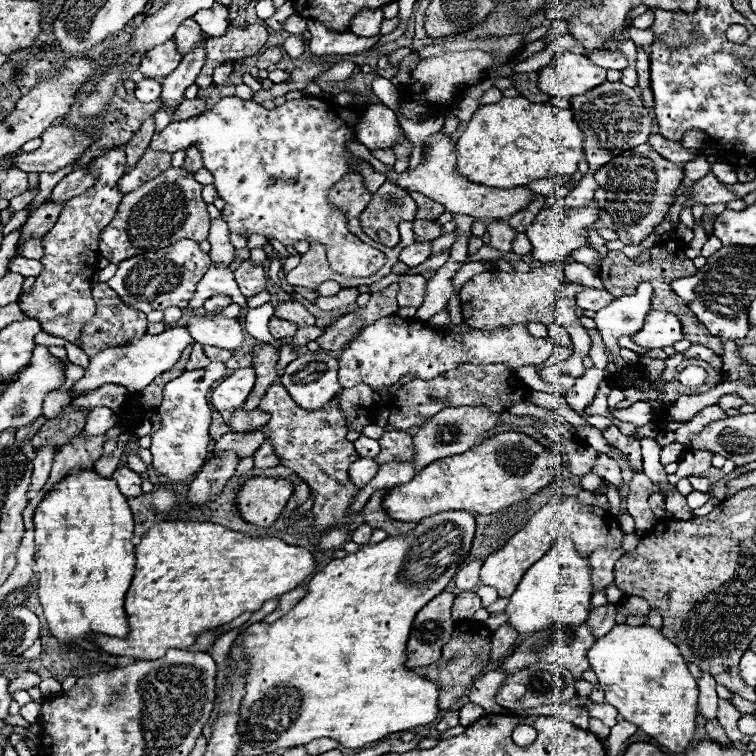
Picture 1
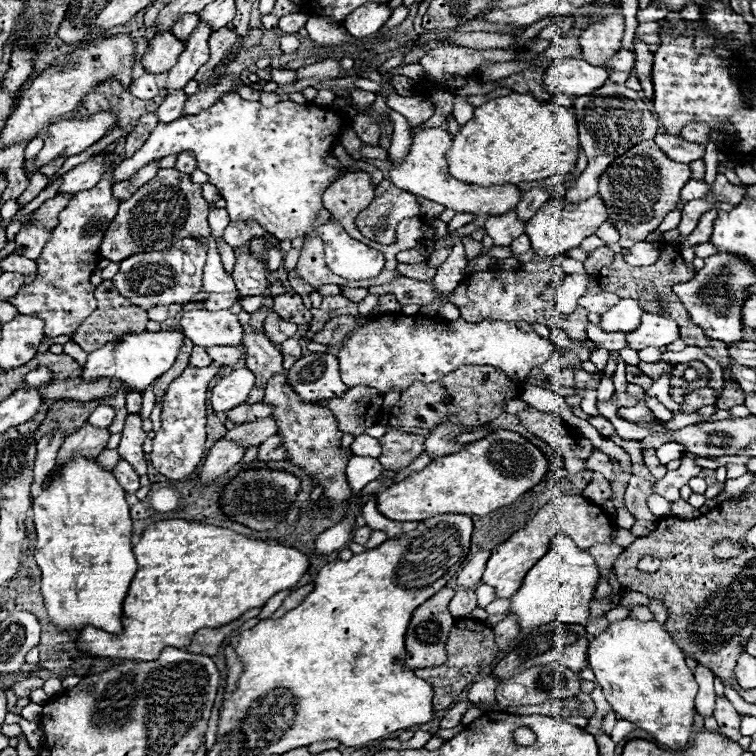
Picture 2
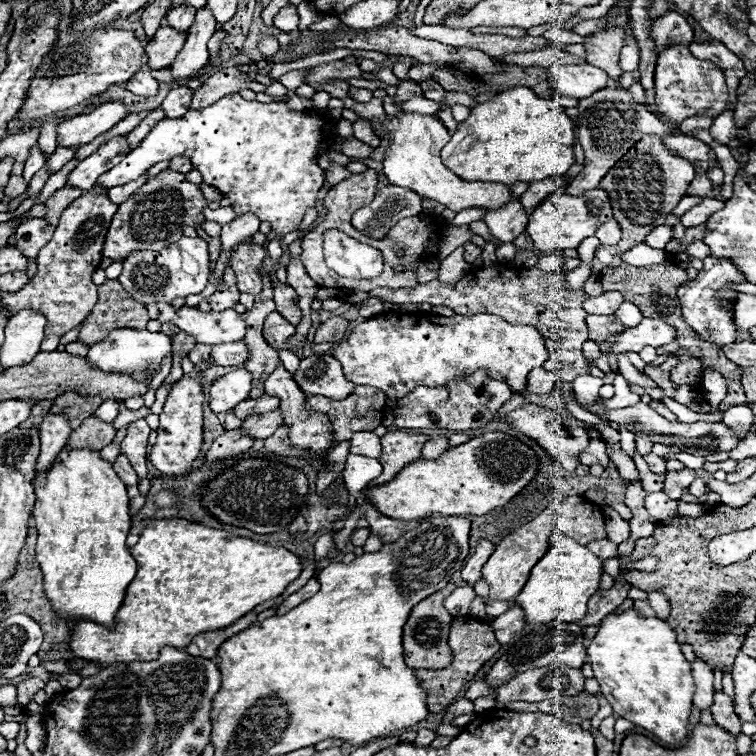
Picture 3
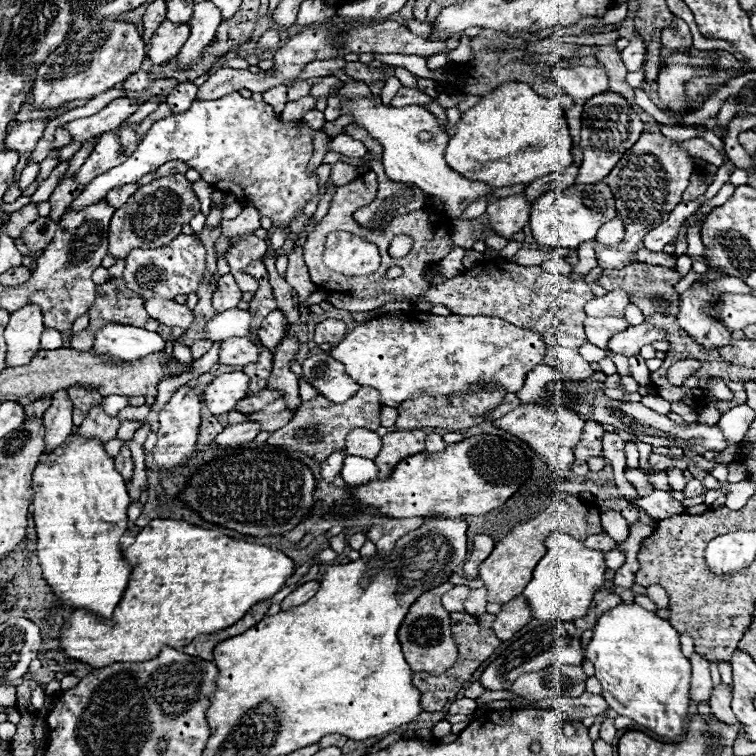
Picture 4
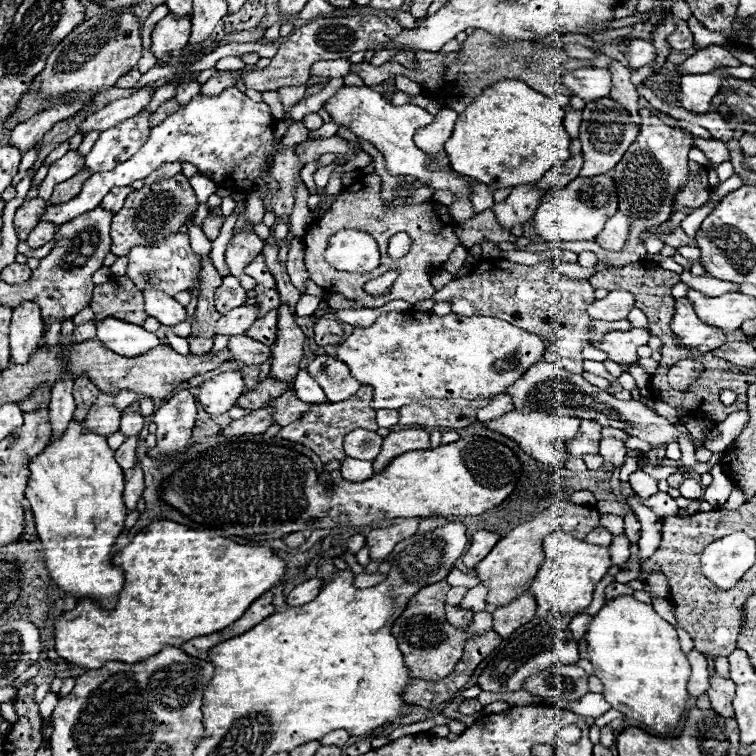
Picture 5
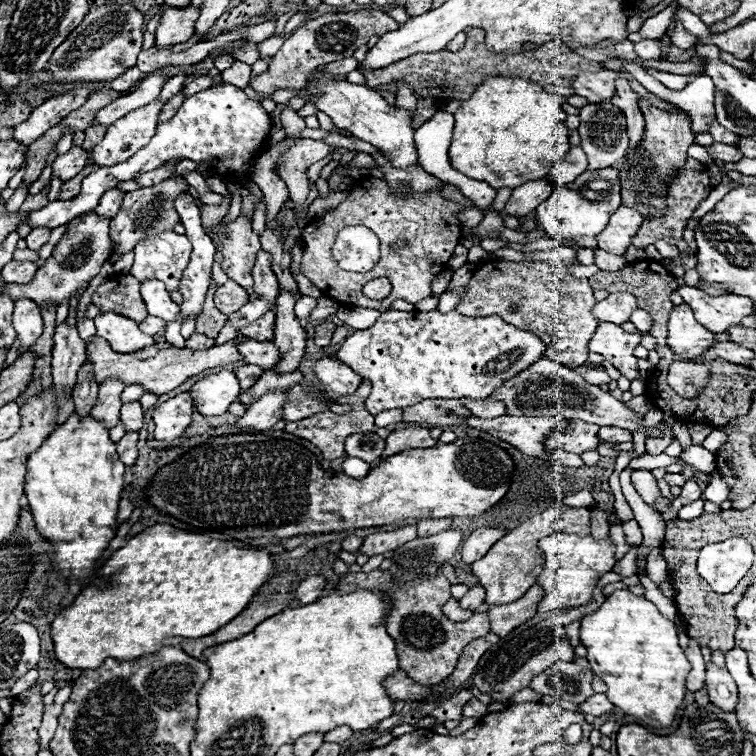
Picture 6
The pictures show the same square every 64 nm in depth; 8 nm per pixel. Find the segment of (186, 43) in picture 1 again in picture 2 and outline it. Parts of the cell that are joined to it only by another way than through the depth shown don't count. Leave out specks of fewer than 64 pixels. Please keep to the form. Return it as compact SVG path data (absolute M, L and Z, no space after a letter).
M188 14L188 16L178 16L176 18L176 24L172 26L172 34L176 38L180 38L182 42L186 42L192 34L192 30L196 28L198 24L198 14Z

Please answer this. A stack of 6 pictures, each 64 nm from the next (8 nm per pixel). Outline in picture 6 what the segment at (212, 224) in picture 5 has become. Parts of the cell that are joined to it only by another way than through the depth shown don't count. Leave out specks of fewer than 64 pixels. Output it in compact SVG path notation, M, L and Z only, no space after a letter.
M224 196L222 198L222 202L220 204L202 204L200 206L200 212L202 212L202 224L206 226L206 228L210 228L212 224L216 226L218 222L222 222L222 218L228 214L228 196Z

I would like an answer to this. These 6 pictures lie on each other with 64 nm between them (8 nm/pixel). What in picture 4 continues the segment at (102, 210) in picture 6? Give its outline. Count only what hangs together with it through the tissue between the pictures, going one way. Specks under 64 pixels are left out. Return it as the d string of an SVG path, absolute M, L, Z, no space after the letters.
M126 184L122 188L112 188L106 194L106 200L108 200L108 204L112 204L112 208L120 208L126 204L126 200L134 194L136 188L138 188L138 184Z

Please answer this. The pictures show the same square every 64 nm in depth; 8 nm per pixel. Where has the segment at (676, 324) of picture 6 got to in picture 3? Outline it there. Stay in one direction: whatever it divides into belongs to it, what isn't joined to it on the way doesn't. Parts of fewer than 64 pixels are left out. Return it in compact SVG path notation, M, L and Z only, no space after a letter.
M706 256L704 258L704 270L698 274L698 278L692 280L690 284L678 288L678 298L680 298L680 304L682 304L684 322L702 340L714 342L716 346L732 344L738 336L736 328L734 328L734 322L732 322L732 312L730 312L736 292L726 288L728 282L746 282L746 280L730 260L716 260L712 256Z

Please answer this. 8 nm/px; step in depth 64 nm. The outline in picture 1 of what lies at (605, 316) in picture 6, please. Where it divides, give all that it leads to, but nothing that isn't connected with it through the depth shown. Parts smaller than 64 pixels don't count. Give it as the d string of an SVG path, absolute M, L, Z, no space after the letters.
M586 288L584 292L580 292L576 296L576 304L582 308L582 310L592 310L592 312L598 312L600 308L608 306L610 302L614 300L614 296L606 290L596 290L596 288Z

